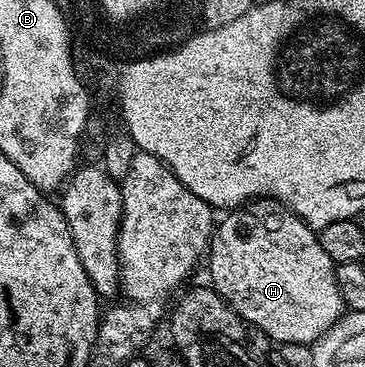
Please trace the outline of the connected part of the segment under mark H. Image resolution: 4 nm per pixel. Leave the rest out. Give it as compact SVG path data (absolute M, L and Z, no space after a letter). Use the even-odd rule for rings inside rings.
M249 202L236 210L230 211L226 216L229 217L222 224L220 221L216 225L207 249L207 264L209 260L209 276L213 279L211 281L213 291L218 292L227 301L229 307L241 317L245 324L254 324L259 326L259 330L267 330L269 337L278 345L307 344L312 346L321 335L335 326L335 322L340 320L346 311L343 298L339 294L339 286L335 282L335 265L331 258L327 258L327 250L323 250L320 235L310 228L305 221L300 220L292 210L284 206L278 206L273 202Z

